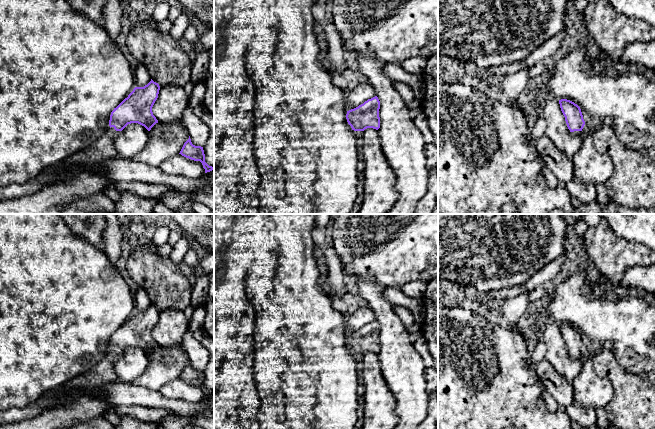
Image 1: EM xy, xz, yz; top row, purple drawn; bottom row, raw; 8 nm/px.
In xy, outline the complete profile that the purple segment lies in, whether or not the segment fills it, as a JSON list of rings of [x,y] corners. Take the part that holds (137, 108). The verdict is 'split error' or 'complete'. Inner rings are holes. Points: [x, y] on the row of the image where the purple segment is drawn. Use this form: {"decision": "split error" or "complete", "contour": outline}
{"decision": "split error", "contour": [[[152,79],[144,87],[135,87],[128,97],[111,112],[110,128],[90,148],[78,151],[65,159],[59,168],[52,172],[51,180],[56,181],[61,175],[69,174],[73,170],[93,166],[117,156],[114,140],[128,124],[138,123],[150,131],[158,123],[153,115],[152,107],[158,98],[159,90],[159,84]]]}

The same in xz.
{"decision": "complete", "contour": [[[377,96],[368,99],[358,107],[347,111],[346,119],[354,131],[364,131],[367,128],[378,130],[380,101]]]}

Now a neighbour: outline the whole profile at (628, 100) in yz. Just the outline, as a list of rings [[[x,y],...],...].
[[[578,43],[555,62],[544,77],[540,92],[557,100],[570,100],[594,119],[612,120],[614,132],[624,147],[646,150],[649,156],[655,156],[655,82],[637,73],[634,68],[621,75],[608,57],[589,59],[584,43]],[[586,60],[591,62],[588,71],[582,69]]]

